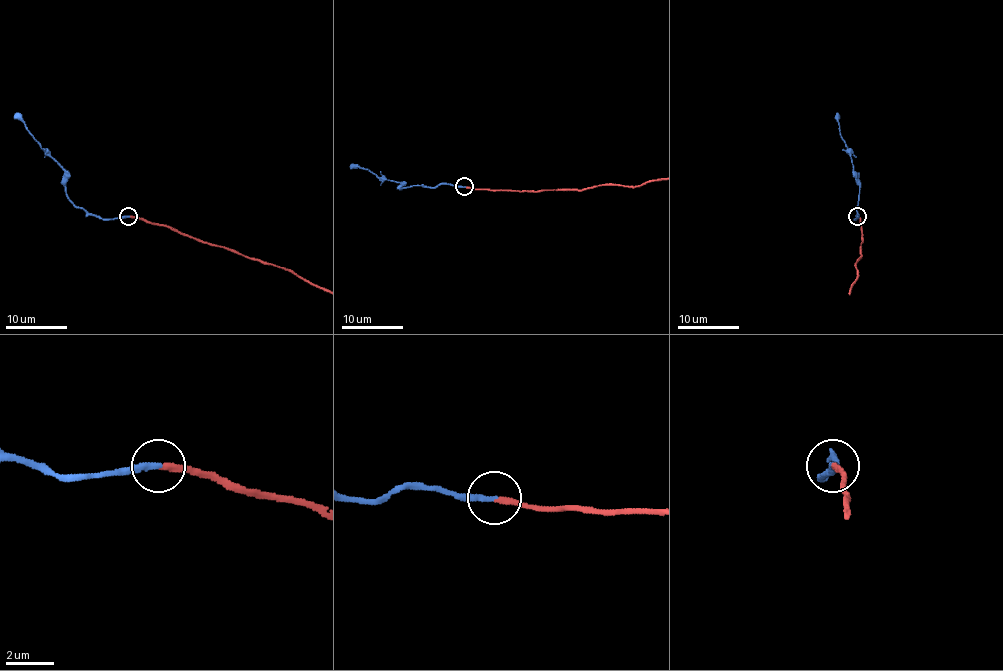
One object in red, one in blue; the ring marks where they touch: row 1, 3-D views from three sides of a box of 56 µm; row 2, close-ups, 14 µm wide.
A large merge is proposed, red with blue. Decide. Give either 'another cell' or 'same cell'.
same cell

